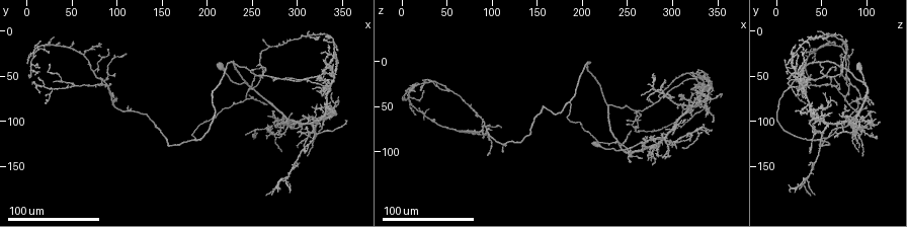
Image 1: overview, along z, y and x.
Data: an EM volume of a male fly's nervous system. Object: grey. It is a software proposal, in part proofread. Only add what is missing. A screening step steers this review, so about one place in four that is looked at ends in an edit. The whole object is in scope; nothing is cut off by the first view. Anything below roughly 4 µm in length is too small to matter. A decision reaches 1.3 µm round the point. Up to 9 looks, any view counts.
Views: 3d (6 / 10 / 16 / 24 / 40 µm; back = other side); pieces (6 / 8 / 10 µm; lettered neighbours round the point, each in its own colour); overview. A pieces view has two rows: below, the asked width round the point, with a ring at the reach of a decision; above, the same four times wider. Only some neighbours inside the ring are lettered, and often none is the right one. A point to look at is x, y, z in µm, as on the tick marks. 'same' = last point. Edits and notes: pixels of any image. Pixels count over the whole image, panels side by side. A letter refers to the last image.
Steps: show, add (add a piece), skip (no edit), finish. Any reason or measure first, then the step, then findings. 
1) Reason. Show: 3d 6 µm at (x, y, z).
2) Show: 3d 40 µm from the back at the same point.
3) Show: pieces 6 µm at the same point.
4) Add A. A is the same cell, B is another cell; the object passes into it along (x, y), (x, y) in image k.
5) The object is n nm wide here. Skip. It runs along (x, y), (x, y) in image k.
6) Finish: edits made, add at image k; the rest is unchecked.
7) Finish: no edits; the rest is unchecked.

Branch stops here. Show: 3d 24 µm at (230, 80, 90).

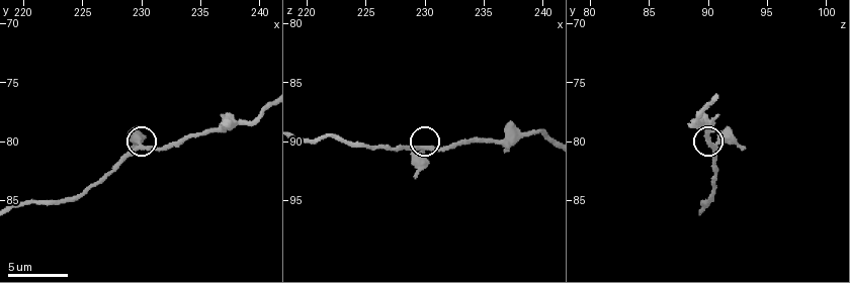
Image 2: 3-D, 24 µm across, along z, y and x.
See the neighbours. Show: pieces 8 µm at (229.2, 80.4, 93.0).

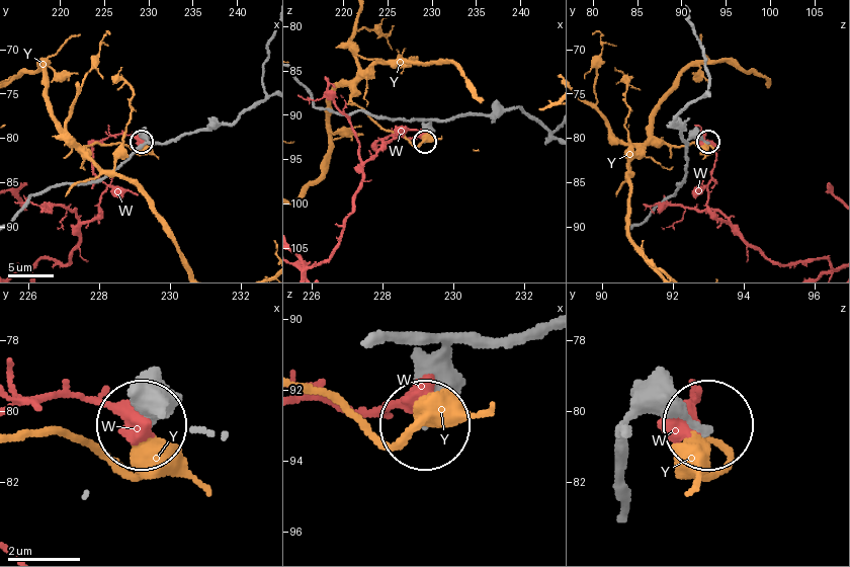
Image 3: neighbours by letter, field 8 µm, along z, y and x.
Skip. W and Y are other cells; no lettered piece goes on from it.

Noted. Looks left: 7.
An open end. Show: 3d 40 µm at (260, 52, 60).

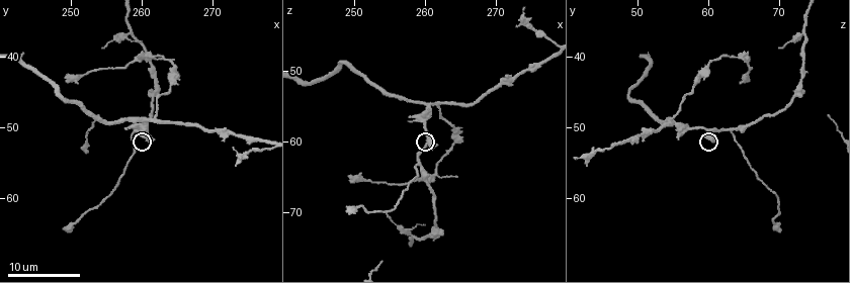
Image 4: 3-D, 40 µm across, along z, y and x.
Show: pieces 6 µm at (261.0, 52.0, 61.0).

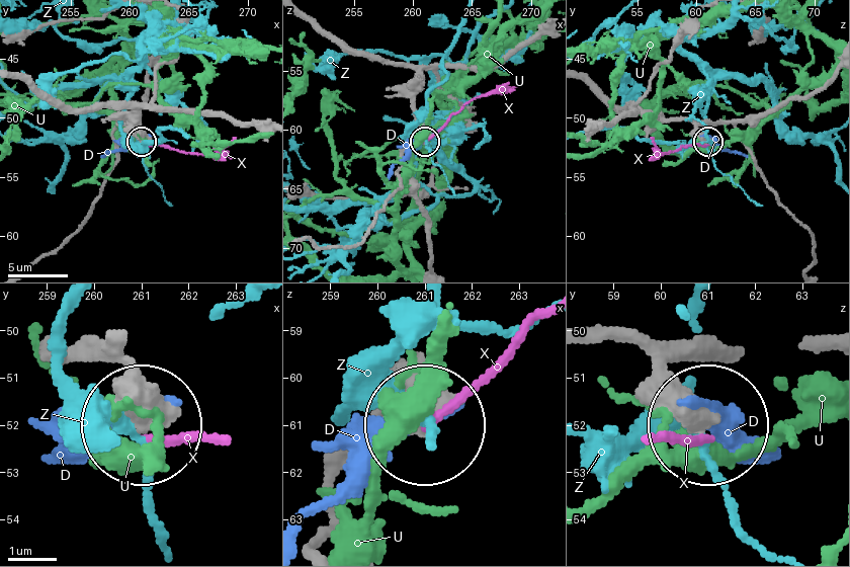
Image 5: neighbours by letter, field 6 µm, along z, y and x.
The object is 450 nm wide here. Skip. D, U, X and Z are other cells; it runs along (590, 338), (638, 350), (706, 419) in image 5; no lettered piece goes on from it.

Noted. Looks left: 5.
Branch stops here. Show: pieces 8 µm at (253.5, 48.5, 77.0).

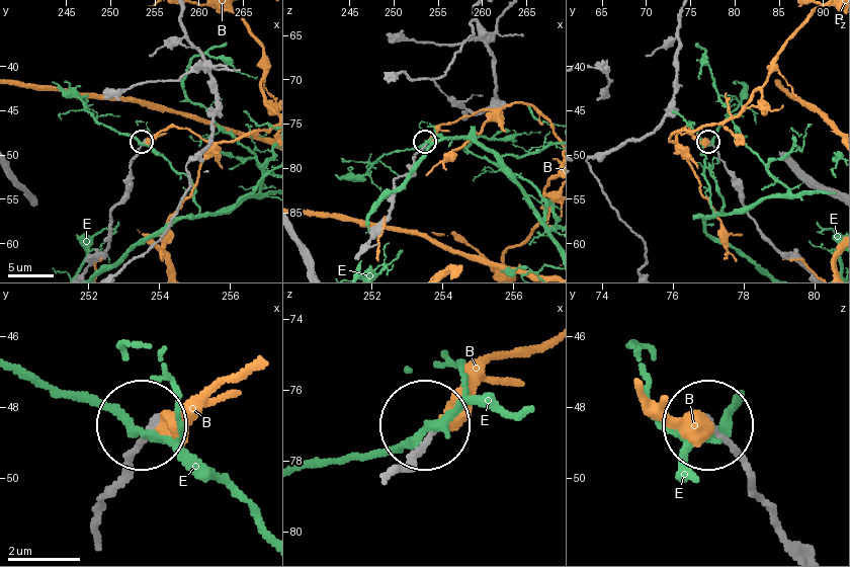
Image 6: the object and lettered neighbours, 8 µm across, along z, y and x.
The object is 170 nm wide here. Skip. B and E are other cells; no lettered piece goes on from it.

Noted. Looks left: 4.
Tapers out. Show: 3d 40 µm at (336, 88, 62).

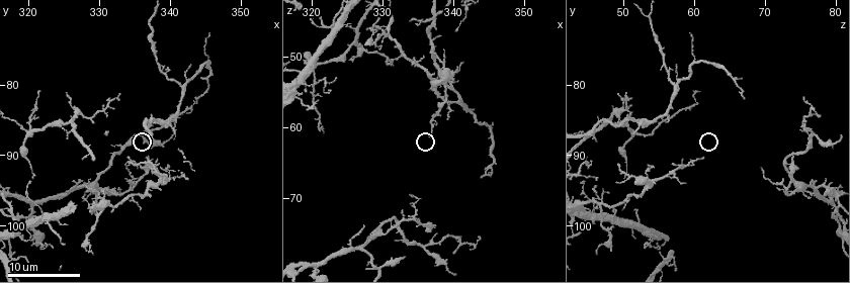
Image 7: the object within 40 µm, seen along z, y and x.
Show: pieces 8 µm at (336.5, 90.5, 61.5).

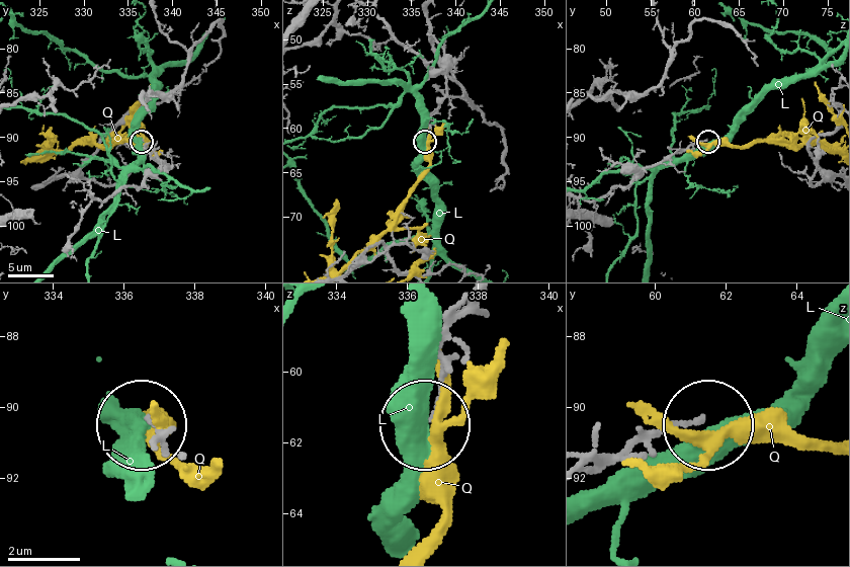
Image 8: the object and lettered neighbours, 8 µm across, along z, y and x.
Skip. L and Q are other cells; no lettered piece goes on from it.

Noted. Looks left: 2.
Finish: no edits; the rest is unchecked.

